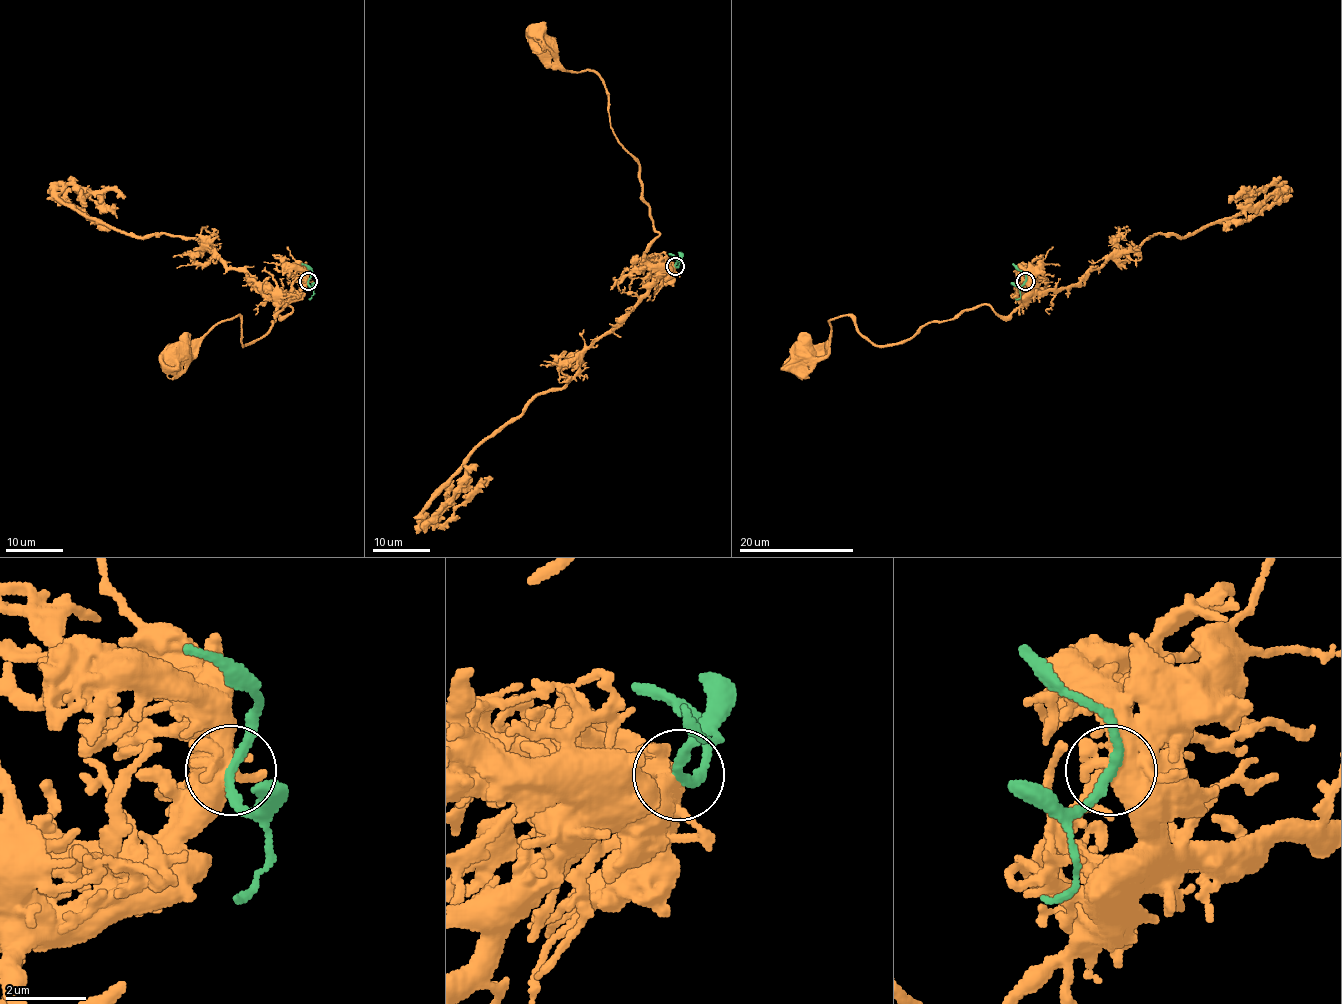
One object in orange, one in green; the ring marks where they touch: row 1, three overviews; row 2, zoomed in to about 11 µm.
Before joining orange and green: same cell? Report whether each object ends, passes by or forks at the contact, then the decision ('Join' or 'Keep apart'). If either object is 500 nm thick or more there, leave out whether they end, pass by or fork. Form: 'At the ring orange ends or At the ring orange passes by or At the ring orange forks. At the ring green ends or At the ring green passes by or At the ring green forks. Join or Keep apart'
Keep apart

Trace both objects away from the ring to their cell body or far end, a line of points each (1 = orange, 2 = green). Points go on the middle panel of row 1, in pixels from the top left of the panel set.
1: (675, 266), (645, 258), (659, 235), (604, 82), (553, 68), (544, 45)
2: (675, 266), (679, 262), (669, 254)

